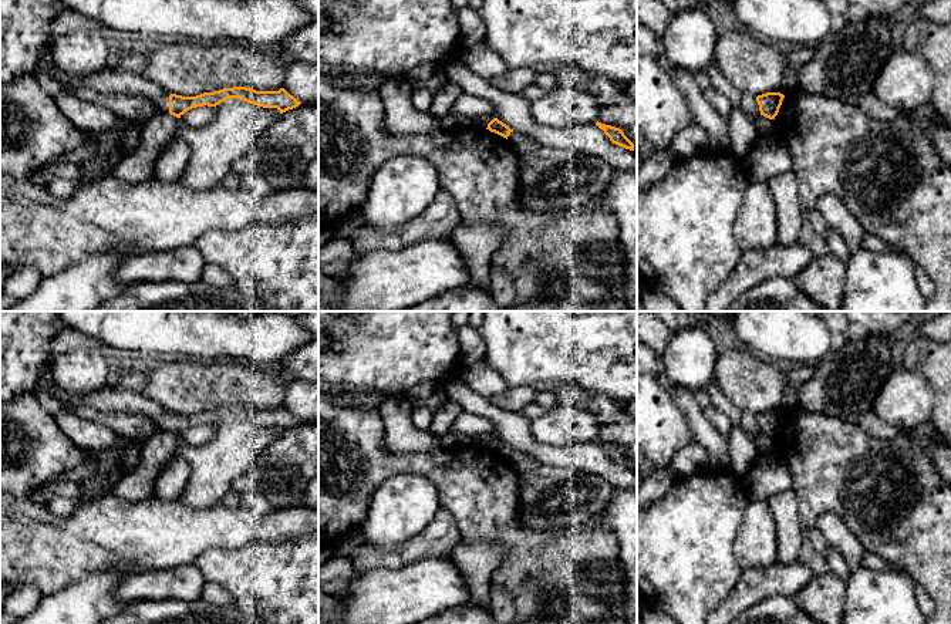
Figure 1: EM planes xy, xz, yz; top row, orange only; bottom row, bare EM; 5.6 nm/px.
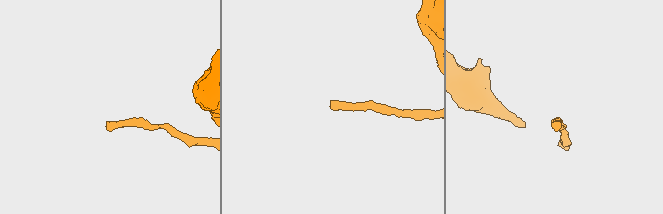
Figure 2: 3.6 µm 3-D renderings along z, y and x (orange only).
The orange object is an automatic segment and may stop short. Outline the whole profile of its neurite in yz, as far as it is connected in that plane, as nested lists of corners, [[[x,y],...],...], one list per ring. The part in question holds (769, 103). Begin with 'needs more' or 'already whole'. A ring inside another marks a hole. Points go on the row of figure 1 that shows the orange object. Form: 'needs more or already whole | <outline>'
already whole | [[[766,92],[756,97],[756,102],[759,105],[761,115],[775,119],[779,112],[785,95],[780,92]]]

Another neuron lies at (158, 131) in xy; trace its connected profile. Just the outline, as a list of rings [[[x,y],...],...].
[[[156,111],[144,124],[138,148],[115,159],[112,175],[132,183],[154,179],[155,163],[176,136],[179,125],[179,118]]]

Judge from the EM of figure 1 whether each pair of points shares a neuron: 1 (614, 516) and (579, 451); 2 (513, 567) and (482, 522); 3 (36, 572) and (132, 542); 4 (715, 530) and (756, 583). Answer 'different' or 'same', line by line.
1: different
2: same
3: same
4: different

